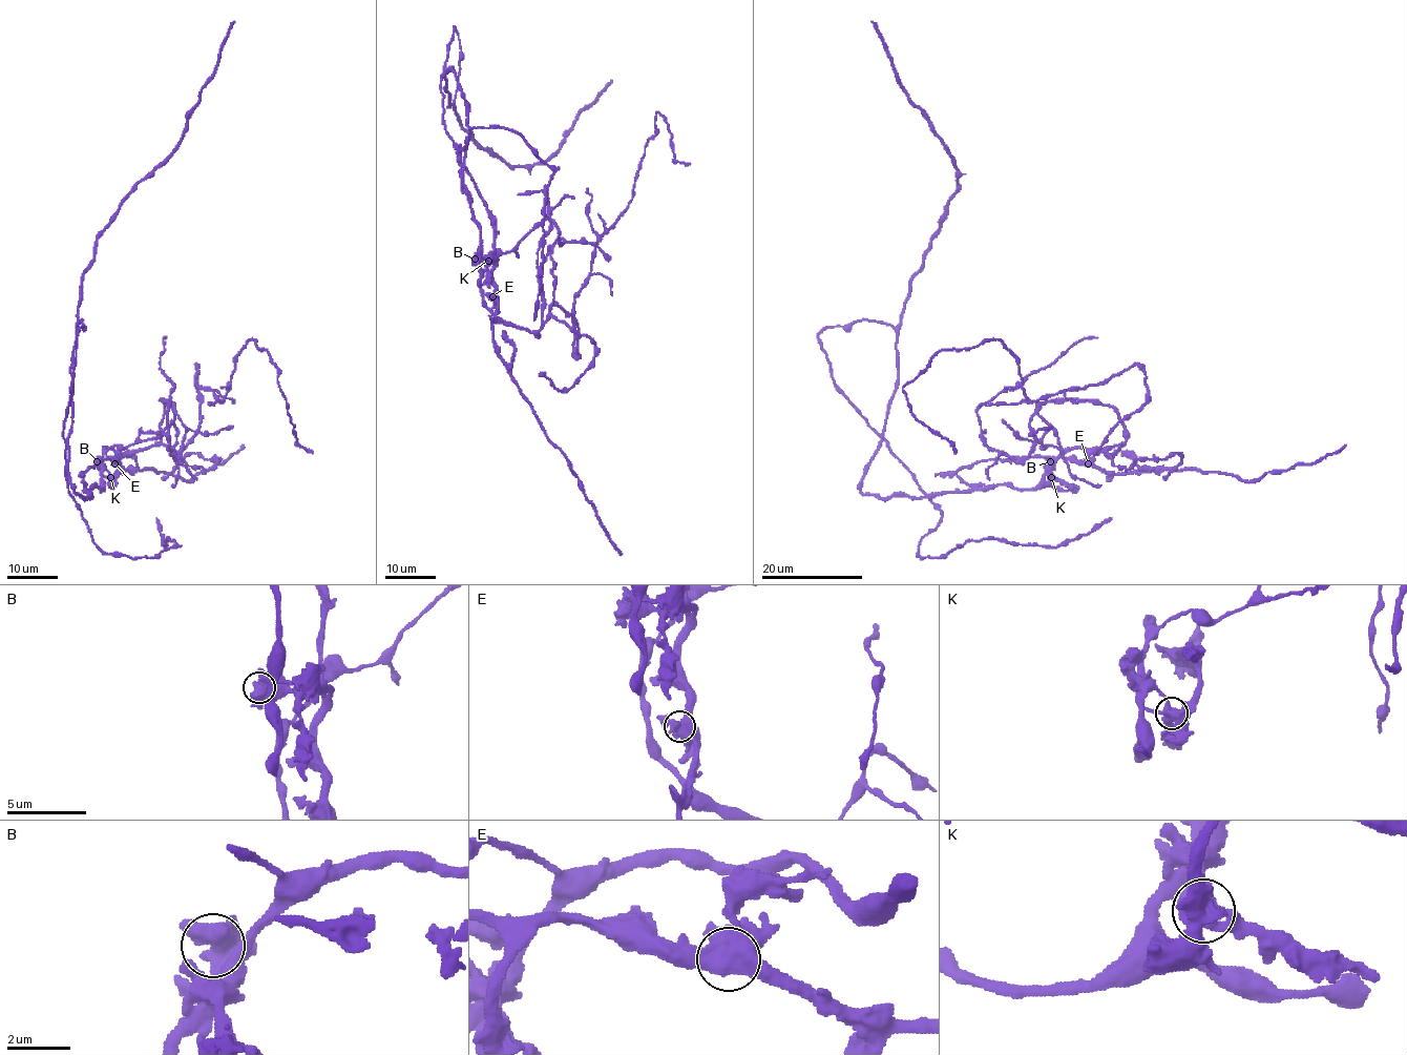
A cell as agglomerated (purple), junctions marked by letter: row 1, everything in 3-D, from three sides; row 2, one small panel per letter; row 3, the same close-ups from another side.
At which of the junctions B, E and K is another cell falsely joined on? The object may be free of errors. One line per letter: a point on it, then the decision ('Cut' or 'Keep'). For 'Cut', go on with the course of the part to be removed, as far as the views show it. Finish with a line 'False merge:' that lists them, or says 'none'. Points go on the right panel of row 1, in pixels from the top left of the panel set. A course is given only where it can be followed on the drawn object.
B: Place: (1050, 461). Keep
E: Place: (1088, 463). Keep
K: Place: (1051, 477). Cut. Course of the part to remove: (1051, 477), (1051, 466), (1059, 457), (1090, 461), (1115, 474), (1196, 470), (1252, 481), (1315, 463), (1346, 445)
False merge: K

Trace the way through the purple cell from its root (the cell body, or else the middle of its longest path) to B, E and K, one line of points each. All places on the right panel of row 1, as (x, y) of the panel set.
B: (915, 496), (973, 491), (994, 484), (1033, 489), (1050, 461)
E: (915, 496), (973, 491), (994, 484), (1033, 489), (1050, 475), (1050, 468), (1059, 457), (1088, 463)
K: (915, 496), (973, 491), (994, 484), (1033, 489), (1046, 475), (1051, 477)

